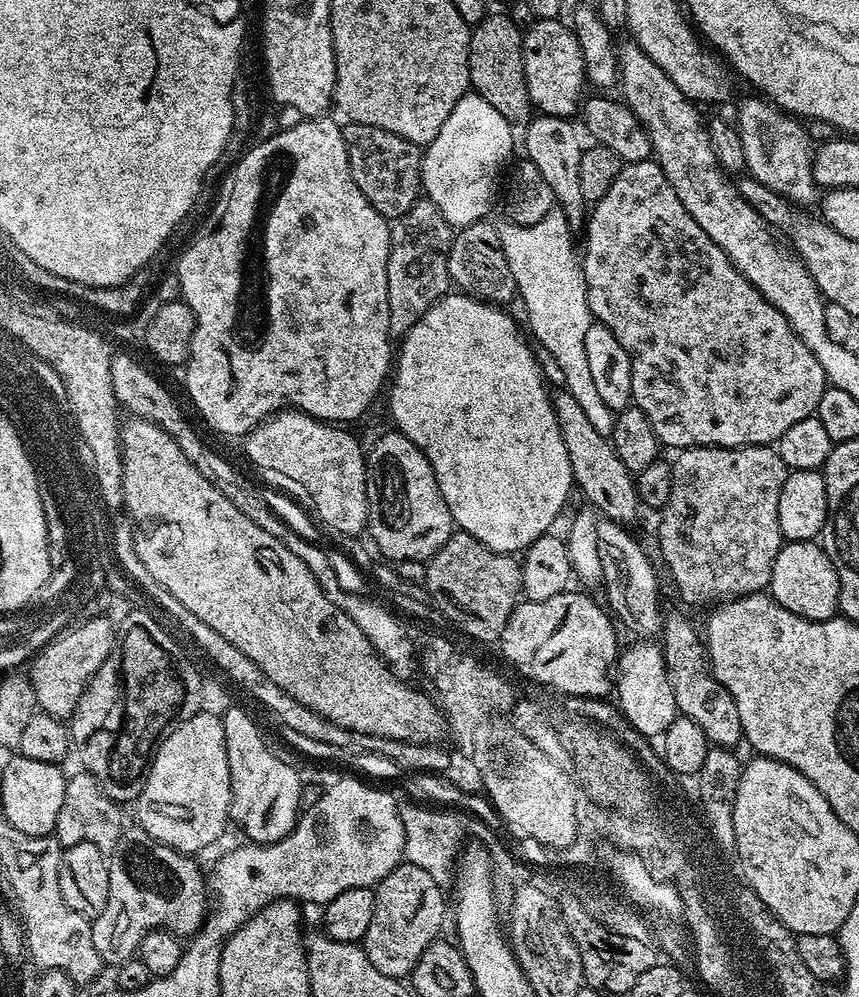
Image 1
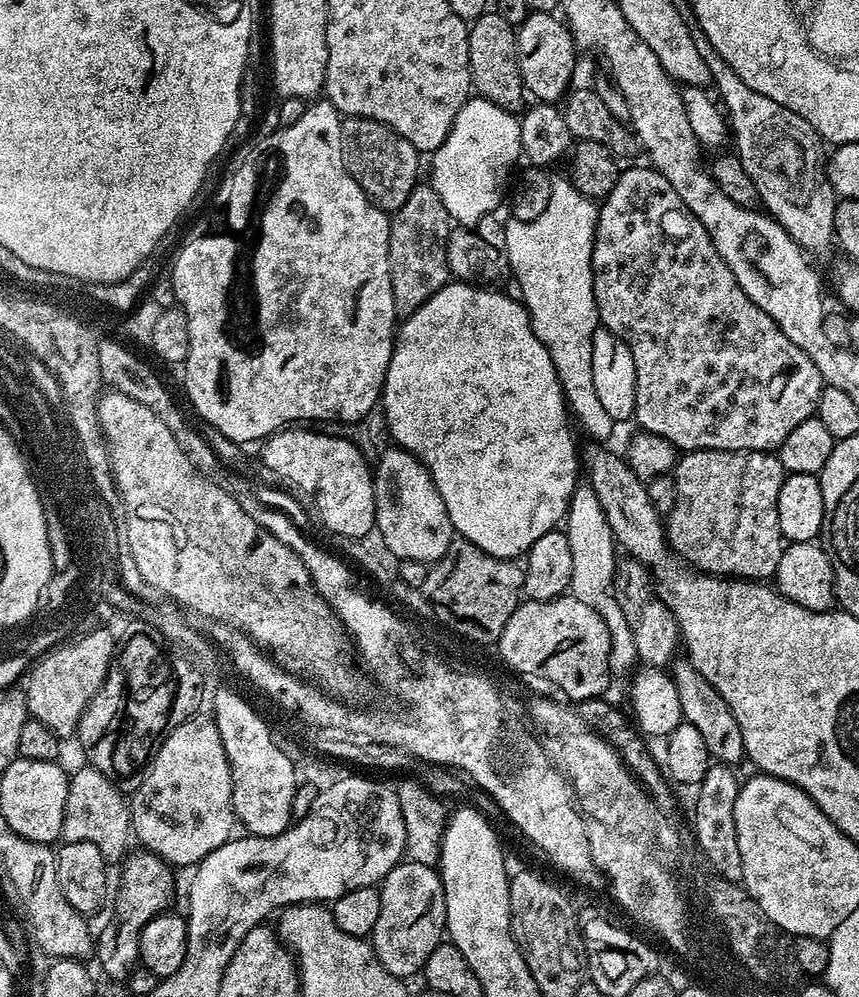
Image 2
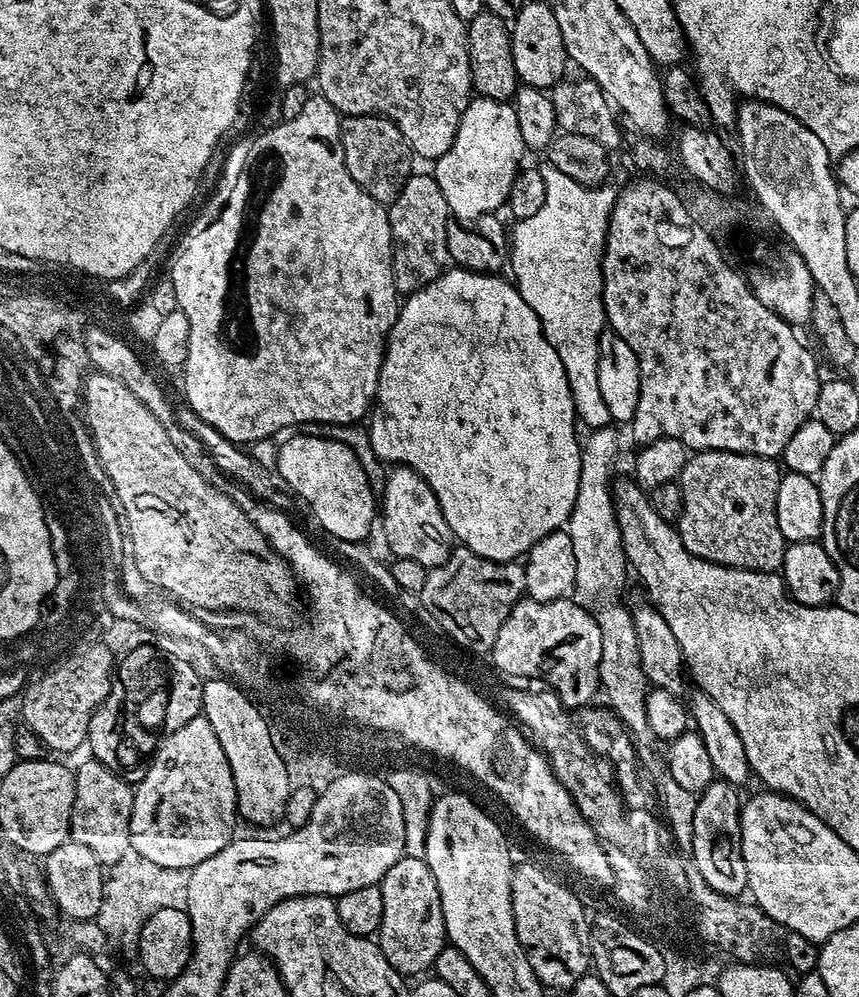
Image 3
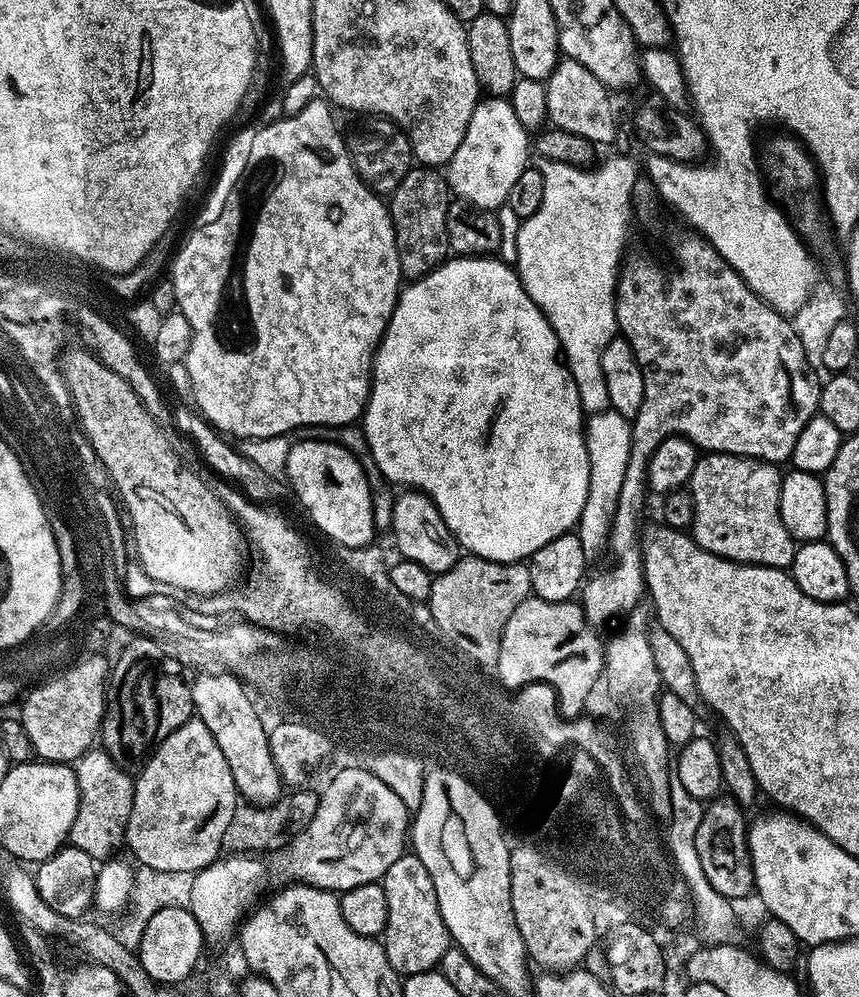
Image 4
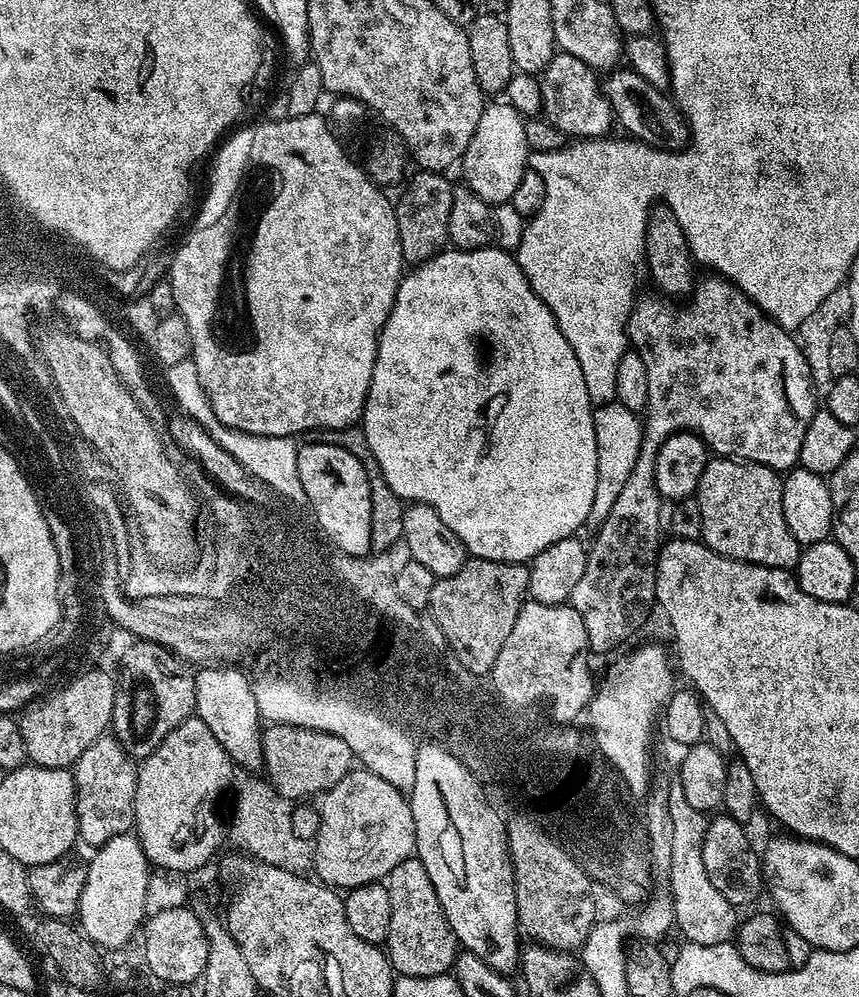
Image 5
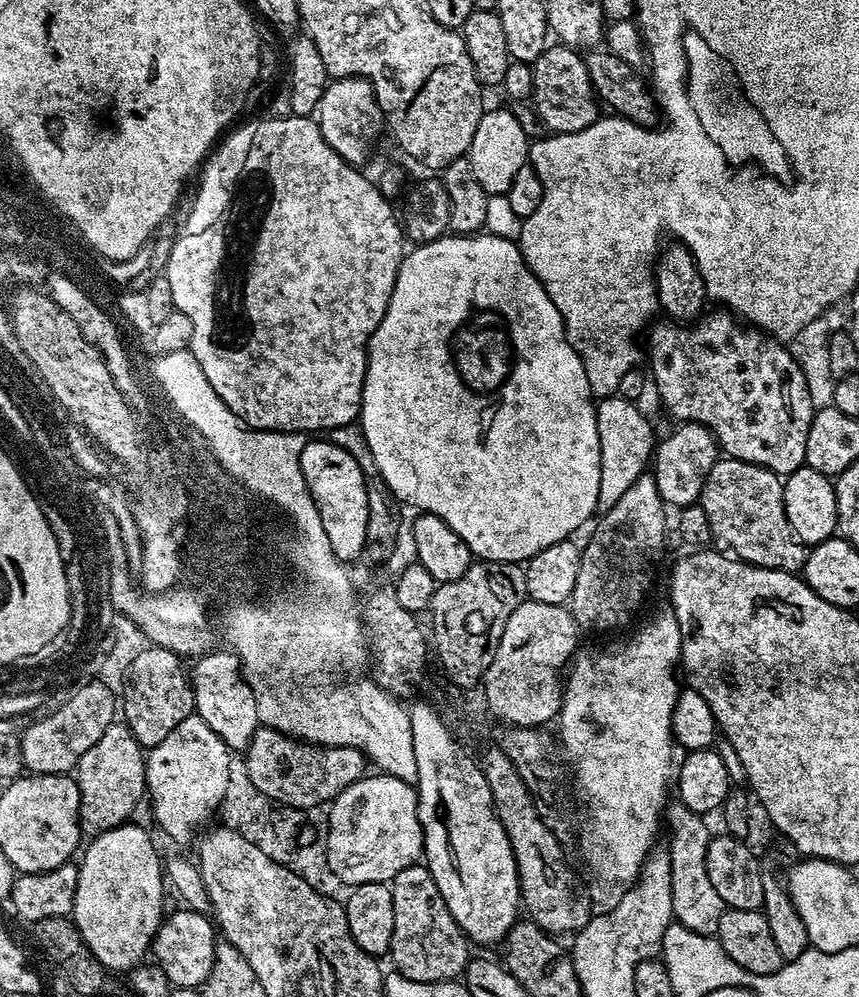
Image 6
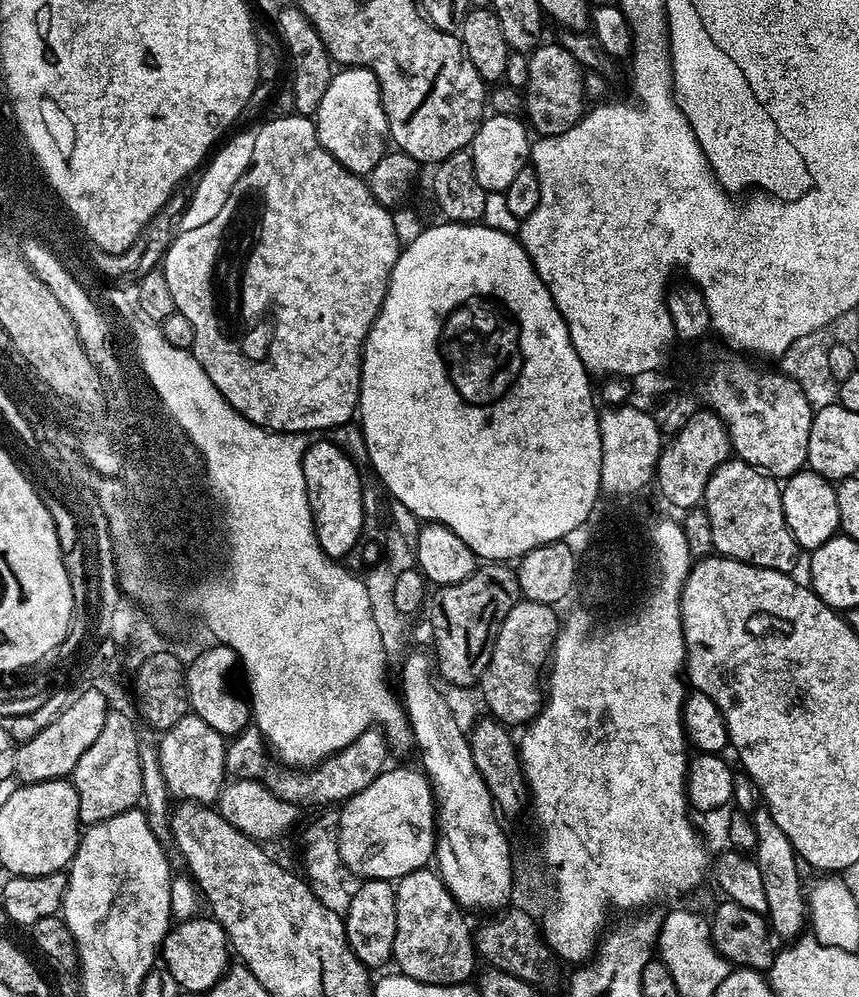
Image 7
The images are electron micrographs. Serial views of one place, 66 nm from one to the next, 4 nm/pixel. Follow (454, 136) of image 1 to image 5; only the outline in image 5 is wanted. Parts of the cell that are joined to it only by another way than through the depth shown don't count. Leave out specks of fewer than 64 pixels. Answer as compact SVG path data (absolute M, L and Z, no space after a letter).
M507 102L489 103L478 118L478 130L474 130L470 146L466 146L462 161L463 183L490 205L511 201L518 182L522 182L522 174L528 168L530 151L523 129L524 121L525 117L513 110Z

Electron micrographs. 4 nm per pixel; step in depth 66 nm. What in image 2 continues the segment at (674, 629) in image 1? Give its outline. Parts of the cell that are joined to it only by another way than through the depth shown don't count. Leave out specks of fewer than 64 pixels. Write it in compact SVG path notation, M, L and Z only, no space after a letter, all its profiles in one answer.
M684 658L677 659L671 665L670 675L678 690L678 702L684 715L683 723L694 726L698 734L702 734L709 757L715 763L729 766L736 766L739 760L743 761L744 743L742 730L738 730L738 718L734 718L730 708L718 694L718 690L714 690L714 686L710 686L710 682L706 682L706 678L702 678L702 674L698 674L694 665Z

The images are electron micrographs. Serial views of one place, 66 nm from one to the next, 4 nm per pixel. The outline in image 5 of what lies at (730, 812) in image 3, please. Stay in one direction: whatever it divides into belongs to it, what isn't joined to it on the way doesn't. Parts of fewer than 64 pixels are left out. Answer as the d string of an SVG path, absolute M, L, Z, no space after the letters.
M716 814L707 821L708 828L702 842L702 862L710 883L735 906L752 904L765 891L762 860L748 841L749 829L726 814Z

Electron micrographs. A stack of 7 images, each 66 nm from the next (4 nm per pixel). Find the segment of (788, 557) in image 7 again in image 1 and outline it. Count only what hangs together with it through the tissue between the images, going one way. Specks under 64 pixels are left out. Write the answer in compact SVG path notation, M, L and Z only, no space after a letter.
M750 444L746 448L686 448L675 453L676 460L671 461L672 485L670 486L670 498L666 506L659 513L660 516L660 552L668 563L668 572L680 591L680 596L688 604L715 605L738 596L749 596L755 592L765 591L772 583L772 567L777 554L782 547L782 537L778 526L778 494L782 494L782 482L786 482L789 468L785 466L780 453L775 447L763 444Z

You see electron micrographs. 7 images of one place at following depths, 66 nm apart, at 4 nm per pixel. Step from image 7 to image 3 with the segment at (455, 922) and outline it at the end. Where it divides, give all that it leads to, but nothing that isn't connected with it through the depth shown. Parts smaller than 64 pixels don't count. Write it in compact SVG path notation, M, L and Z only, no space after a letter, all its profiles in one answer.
M403 855L398 862L394 862L394 866L390 866L390 870L386 870L384 879L380 881L378 887L382 890L382 922L378 943L386 962L390 962L390 966L394 966L394 970L405 978L416 975L419 977L427 973L440 951L446 947L448 934L442 914L442 898L438 894L438 882L434 882L430 866L421 857Z

